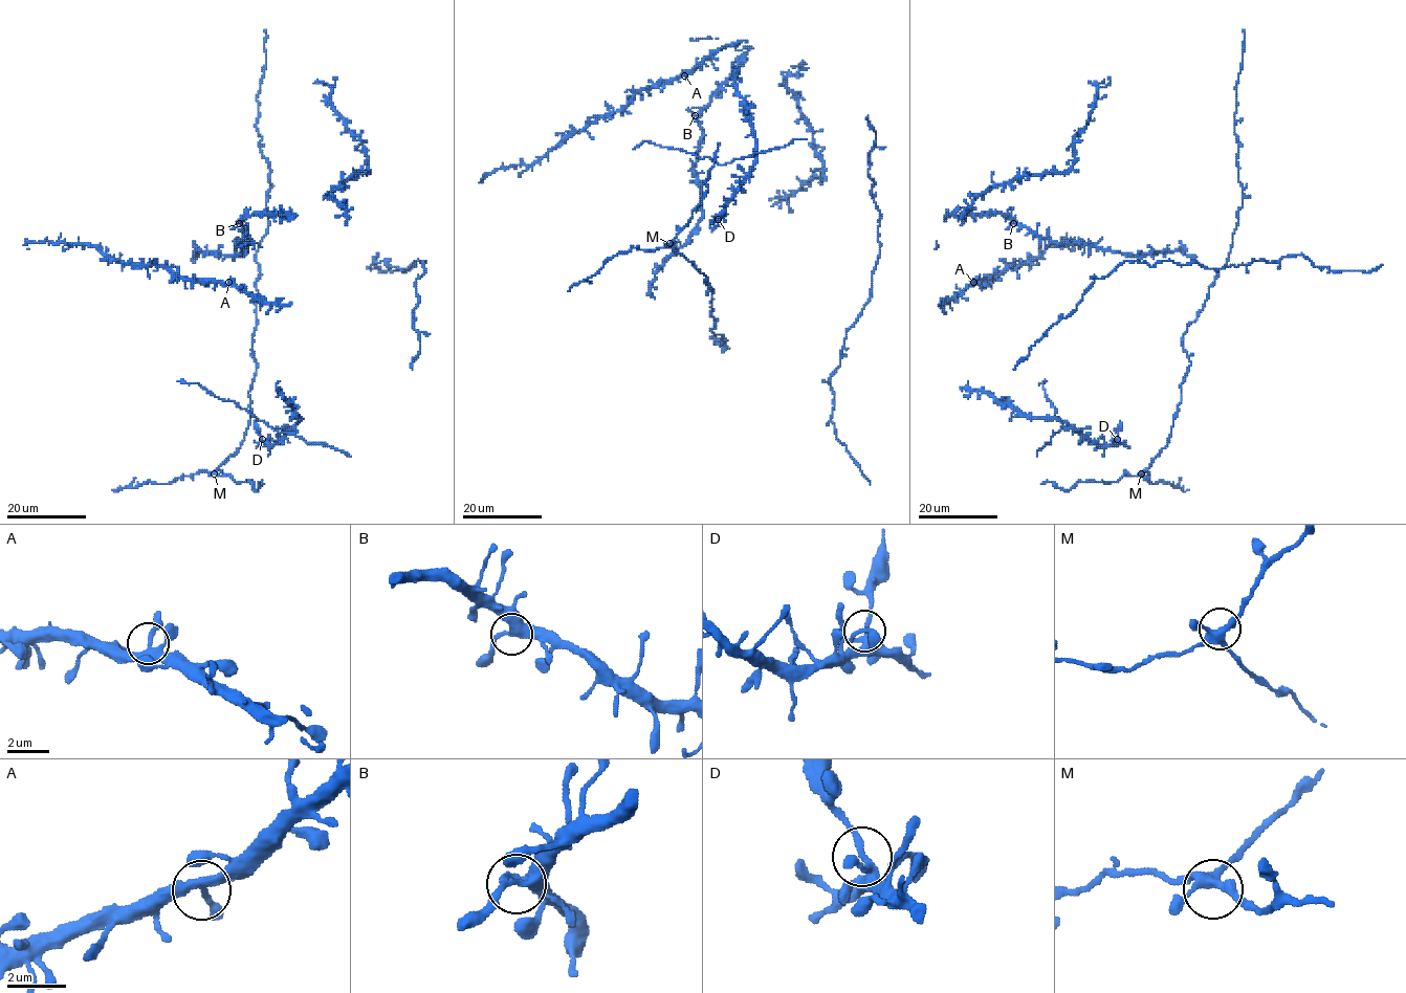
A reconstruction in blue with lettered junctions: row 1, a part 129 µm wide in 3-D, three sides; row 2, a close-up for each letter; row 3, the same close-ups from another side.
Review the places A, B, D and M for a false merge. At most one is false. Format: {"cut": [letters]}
{"cut": ["D"]}

